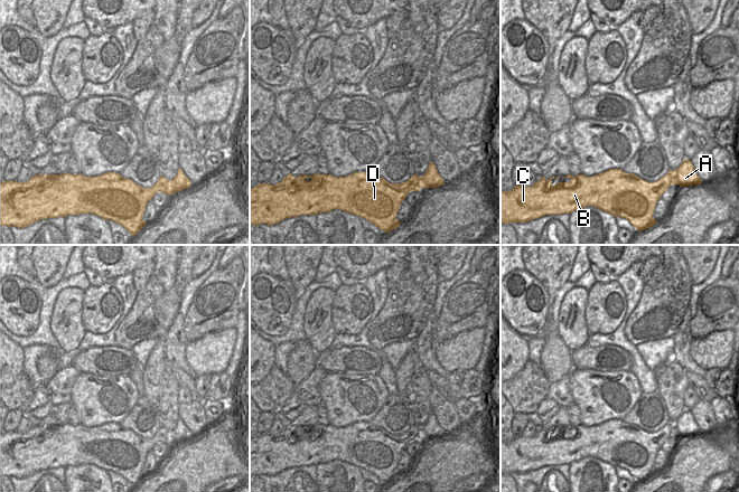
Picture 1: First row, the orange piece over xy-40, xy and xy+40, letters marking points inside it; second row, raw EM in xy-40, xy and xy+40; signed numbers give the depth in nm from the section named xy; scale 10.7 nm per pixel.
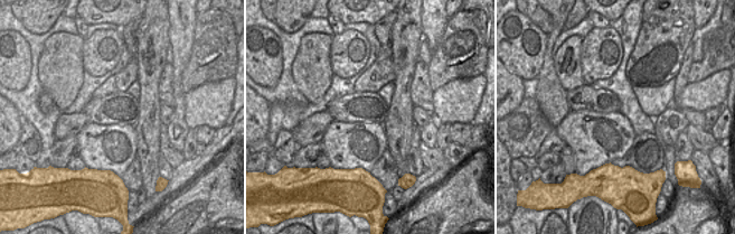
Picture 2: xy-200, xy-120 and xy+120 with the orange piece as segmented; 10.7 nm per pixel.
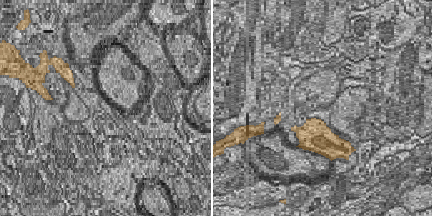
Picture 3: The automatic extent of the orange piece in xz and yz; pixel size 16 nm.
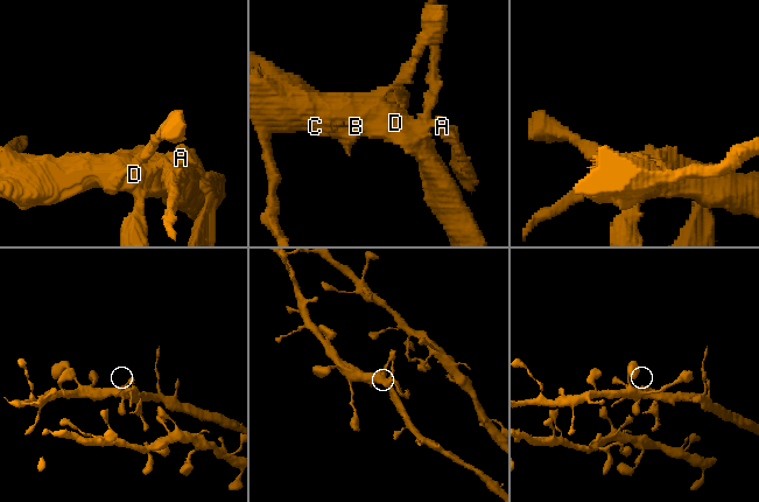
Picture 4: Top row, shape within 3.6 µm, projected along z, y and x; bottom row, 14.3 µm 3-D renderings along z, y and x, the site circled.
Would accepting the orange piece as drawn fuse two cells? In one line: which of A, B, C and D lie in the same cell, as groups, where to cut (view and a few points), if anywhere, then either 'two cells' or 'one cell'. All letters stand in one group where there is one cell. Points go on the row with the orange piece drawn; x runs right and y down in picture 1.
A / B C D | xy+40 (673, 171), (673, 177), (679, 183) | two cells

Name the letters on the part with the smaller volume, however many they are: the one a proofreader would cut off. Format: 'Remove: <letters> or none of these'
Remove: A

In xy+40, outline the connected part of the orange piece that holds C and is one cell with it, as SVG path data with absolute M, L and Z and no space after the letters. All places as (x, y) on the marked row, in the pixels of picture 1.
M610 169L606 172L601 172L599 174L595 174L592 177L586 177L581 173L576 176L576 177L569 174L569 176L562 177L562 178L570 178L571 179L570 182L558 182L556 184L553 186L551 180L555 179L555 178L558 178L558 177L551 177L546 180L542 176L542 179L540 181L535 182L532 187L523 187L521 184L521 186L515 186L511 191L501 191L501 224L525 223L525 221L530 221L532 219L539 219L545 215L570 214L574 210L582 209L587 206L593 206L600 210L604 210L604 211L615 216L615 217L620 217L620 218L628 220L638 231L642 231L642 230L645 230L647 228L651 228L653 225L655 225L657 223L653 218L653 214L654 214L654 209L656 207L656 202L658 199L661 199L661 196L668 189L670 186L679 184L677 180L674 178L674 171L671 169L664 177L662 177L660 180L657 180L655 182L647 182L633 173L624 172L621 169Z

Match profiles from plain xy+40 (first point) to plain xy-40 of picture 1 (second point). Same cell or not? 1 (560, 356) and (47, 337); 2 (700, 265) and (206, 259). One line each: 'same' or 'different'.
1: different
2: same

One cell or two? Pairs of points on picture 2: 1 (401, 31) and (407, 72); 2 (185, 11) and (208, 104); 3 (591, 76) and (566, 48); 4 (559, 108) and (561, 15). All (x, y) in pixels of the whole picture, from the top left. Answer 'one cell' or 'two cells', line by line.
1: one cell
2: two cells
3: two cells
4: one cell

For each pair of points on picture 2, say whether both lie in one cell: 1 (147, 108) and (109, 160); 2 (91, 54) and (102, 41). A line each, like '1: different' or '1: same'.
1: different
2: same

